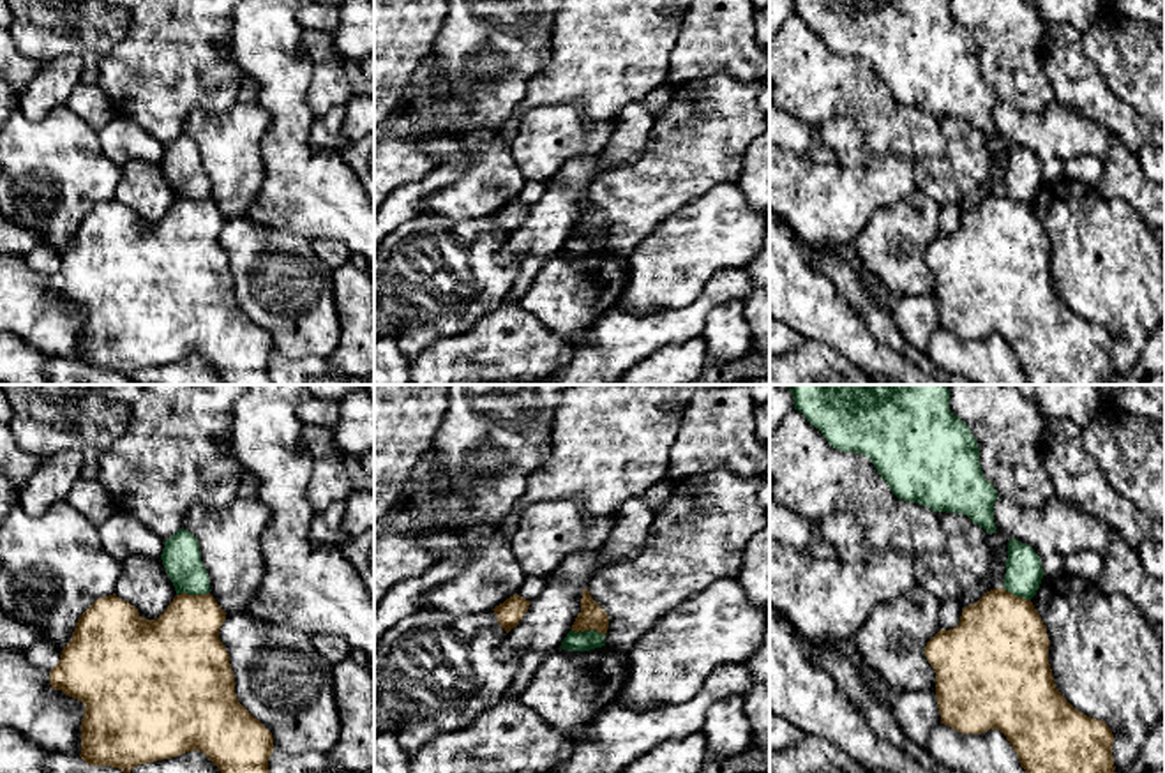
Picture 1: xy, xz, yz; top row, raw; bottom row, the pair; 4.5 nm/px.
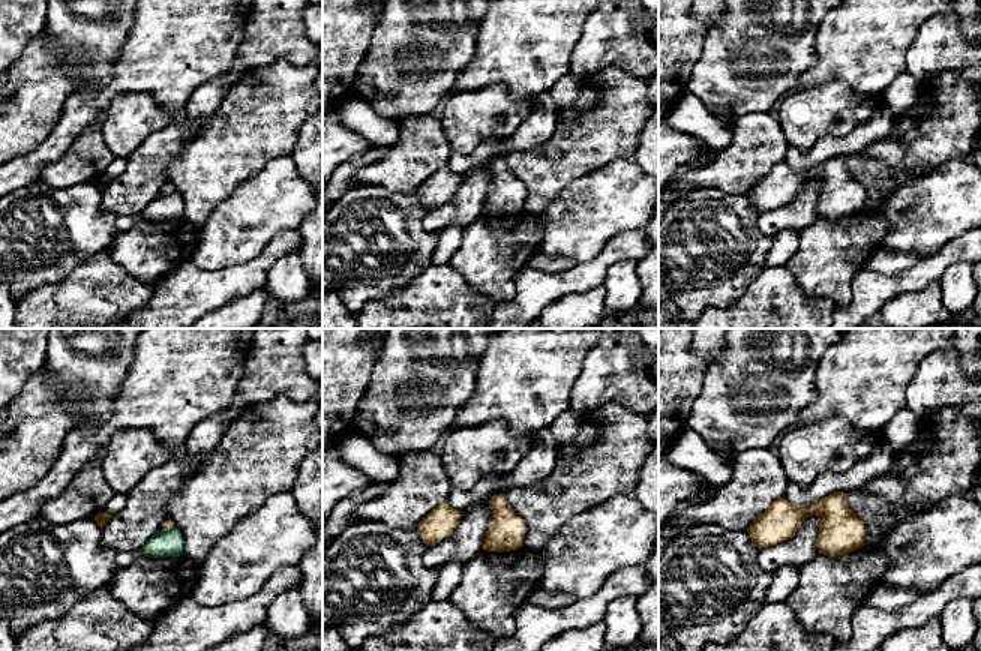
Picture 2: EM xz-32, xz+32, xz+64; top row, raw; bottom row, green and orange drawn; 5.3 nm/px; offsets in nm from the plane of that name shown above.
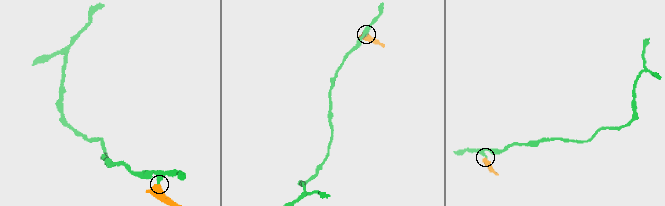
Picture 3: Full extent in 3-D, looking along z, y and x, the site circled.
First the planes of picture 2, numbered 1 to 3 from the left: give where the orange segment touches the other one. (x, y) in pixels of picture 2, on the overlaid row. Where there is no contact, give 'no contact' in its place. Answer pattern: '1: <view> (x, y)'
1: xz-32 (170, 528)
2: no contact
3: no contact

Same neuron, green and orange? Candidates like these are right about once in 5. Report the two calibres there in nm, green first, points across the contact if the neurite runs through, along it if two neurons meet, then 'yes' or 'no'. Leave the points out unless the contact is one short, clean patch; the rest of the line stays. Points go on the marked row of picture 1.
180 nm thick on the green side, 340 nm on the other; border along xy (209, 592), (177, 595); no

